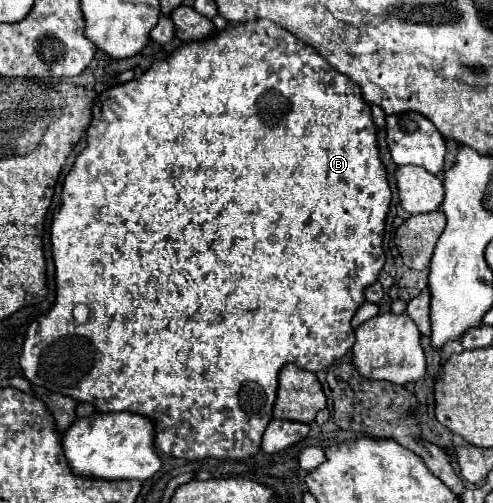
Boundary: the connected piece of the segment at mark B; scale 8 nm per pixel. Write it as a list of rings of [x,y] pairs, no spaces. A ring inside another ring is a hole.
[[[255,20],[255,22],[245,22],[245,24],[229,24],[225,30],[215,32],[211,38],[201,40],[201,42],[191,42],[179,46],[169,58],[163,62],[155,62],[141,78],[131,80],[127,84],[117,84],[113,88],[107,88],[101,92],[95,100],[93,106],[93,122],[87,128],[87,148],[77,156],[73,168],[65,176],[63,182],[63,192],[61,192],[61,204],[53,212],[53,222],[51,222],[51,244],[53,244],[53,260],[55,260],[55,282],[57,282],[57,296],[55,304],[51,310],[43,316],[37,318],[29,324],[27,334],[25,334],[25,344],[21,352],[21,368],[25,378],[35,384],[43,386],[51,392],[69,396],[79,402],[89,402],[95,406],[97,412],[109,414],[109,412],[131,412],[131,414],[141,414],[149,418],[155,426],[155,446],[175,458],[185,458],[185,460],[203,460],[203,458],[219,458],[219,460],[243,460],[251,458],[261,450],[261,438],[267,428],[267,424],[273,420],[273,402],[275,402],[275,392],[278,389],[279,370],[285,364],[295,364],[299,368],[319,372],[339,358],[345,356],[345,352],[353,346],[355,342],[355,330],[351,328],[351,318],[355,316],[357,308],[365,302],[363,288],[373,284],[379,276],[379,270],[385,264],[385,254],[381,248],[383,242],[383,230],[385,230],[385,218],[389,212],[389,202],[391,202],[391,190],[387,184],[387,174],[385,166],[379,160],[379,150],[377,150],[377,136],[375,136],[375,126],[371,118],[371,108],[363,100],[359,86],[349,80],[347,76],[335,72],[319,54],[311,52],[309,46],[295,38],[293,34],[281,28],[279,24],[271,20]],[[77,304],[85,304],[89,308],[89,318],[85,324],[75,324],[73,320],[73,308]]]

